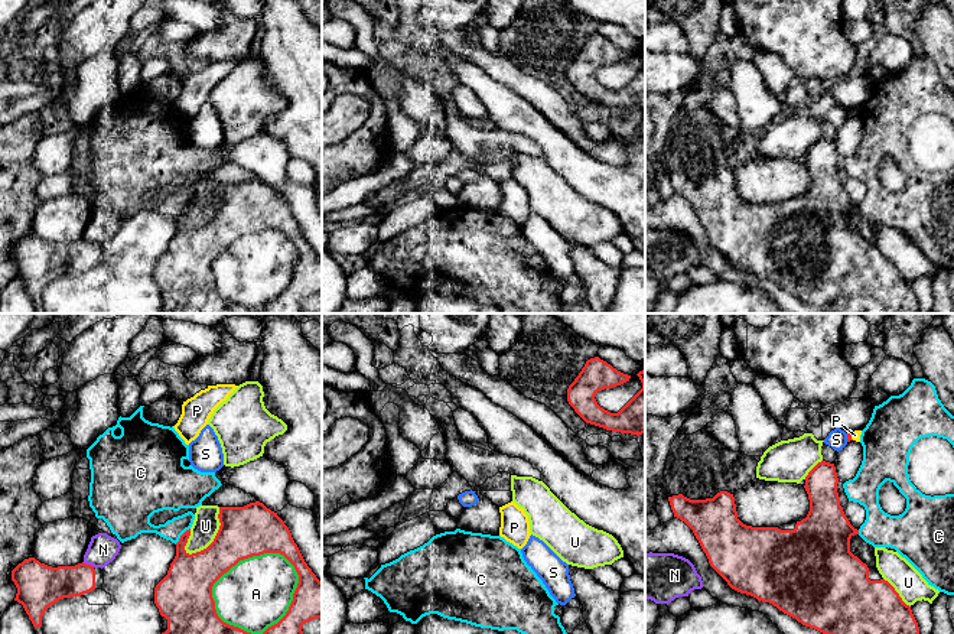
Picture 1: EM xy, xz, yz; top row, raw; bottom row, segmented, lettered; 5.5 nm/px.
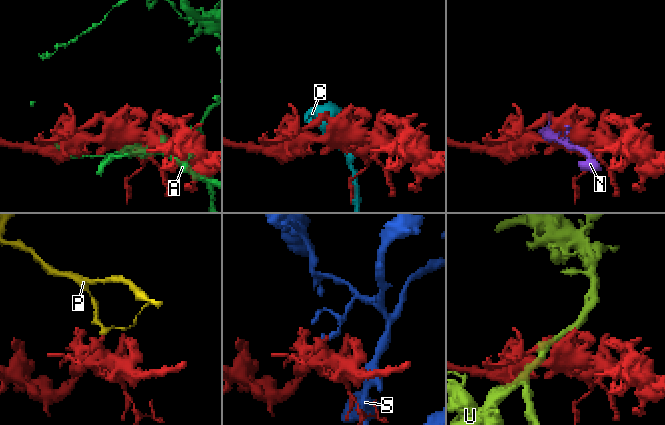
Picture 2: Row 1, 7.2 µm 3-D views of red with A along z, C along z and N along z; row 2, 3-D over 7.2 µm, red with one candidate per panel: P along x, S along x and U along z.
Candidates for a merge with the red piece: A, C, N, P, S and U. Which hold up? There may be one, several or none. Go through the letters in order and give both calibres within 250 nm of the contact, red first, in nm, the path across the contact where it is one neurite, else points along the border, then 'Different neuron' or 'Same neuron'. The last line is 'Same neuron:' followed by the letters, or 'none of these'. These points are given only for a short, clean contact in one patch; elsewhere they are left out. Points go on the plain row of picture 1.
A: Thickness 280 nm (red) against 400 nm. Different neuron
C: Thickness 260 nm (red) against 200 nm. Different neuron
N: Thickness 200 nm (red) against 160 nm. Different neuron
P: Thickness 30 nm (red) against 50 nm. Boundary: yz (847, 109), (853, 116). Different neuron
S: Thickness 30 nm (red) against 110 nm. Boundary: yz (846, 110), (847, 117). Different neuron
U: Thickness 280 nm (red) against 150 nm. Different neuron
Same neuron: none of these

